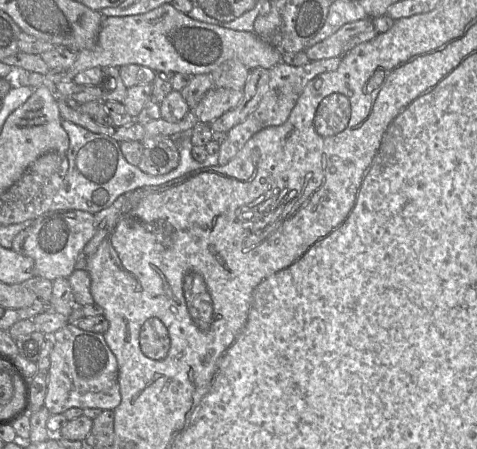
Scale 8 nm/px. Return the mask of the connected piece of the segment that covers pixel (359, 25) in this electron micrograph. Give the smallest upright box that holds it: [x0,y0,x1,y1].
[305,17,373,61]

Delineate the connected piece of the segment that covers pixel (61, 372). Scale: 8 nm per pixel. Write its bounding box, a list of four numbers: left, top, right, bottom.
[45,323,121,415]

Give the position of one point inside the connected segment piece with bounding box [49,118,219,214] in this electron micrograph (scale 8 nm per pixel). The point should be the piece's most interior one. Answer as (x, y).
(98, 173)

